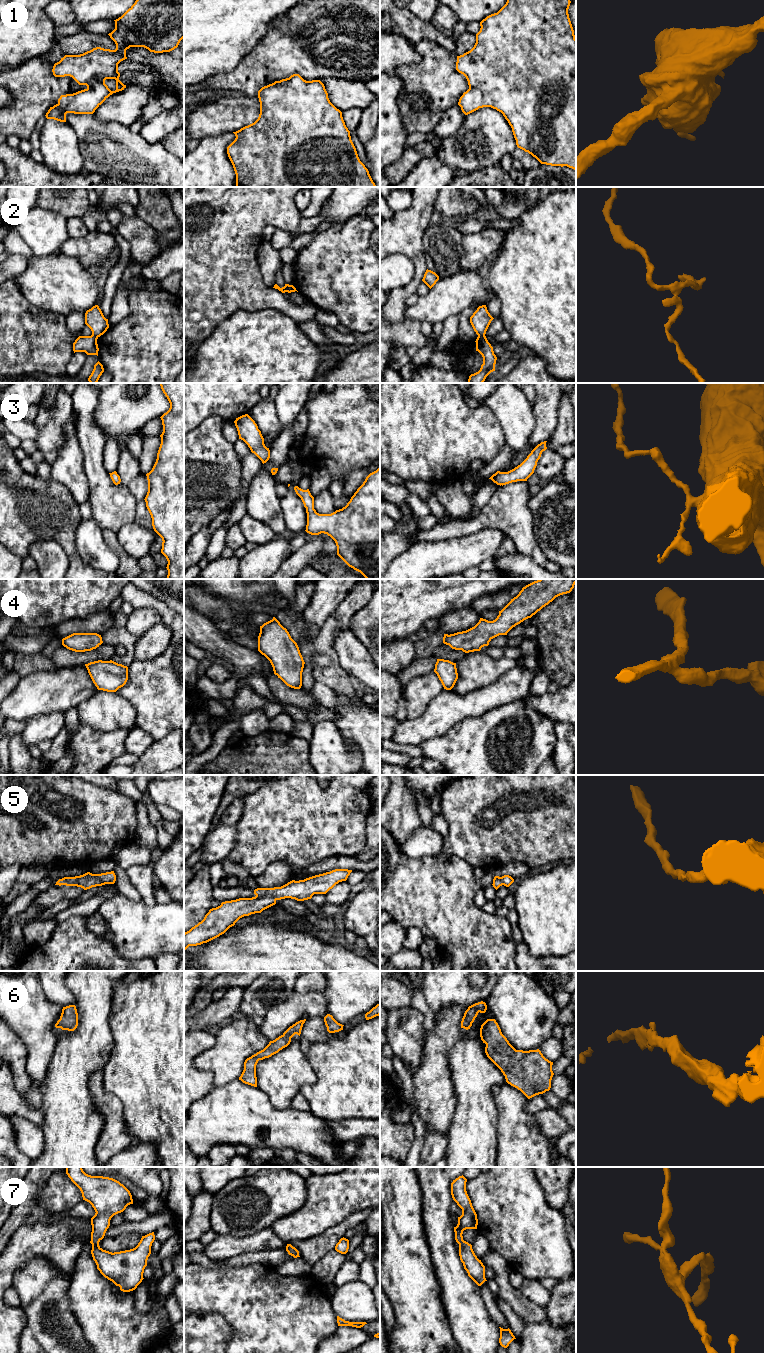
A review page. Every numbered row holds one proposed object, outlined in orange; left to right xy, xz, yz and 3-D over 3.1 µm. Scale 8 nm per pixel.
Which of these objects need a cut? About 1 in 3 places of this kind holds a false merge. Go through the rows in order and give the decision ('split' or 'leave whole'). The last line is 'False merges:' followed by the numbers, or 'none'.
1: leave whole
2: split
3: leave whole
4: leave whole
5: leave whole
6: leave whole
7: leave whole
False merges: 2

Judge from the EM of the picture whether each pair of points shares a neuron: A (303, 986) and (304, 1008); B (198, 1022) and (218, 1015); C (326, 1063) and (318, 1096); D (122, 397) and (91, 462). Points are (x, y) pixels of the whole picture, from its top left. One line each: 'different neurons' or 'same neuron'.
A: different neurons
B: same neuron
C: same neuron
D: different neurons

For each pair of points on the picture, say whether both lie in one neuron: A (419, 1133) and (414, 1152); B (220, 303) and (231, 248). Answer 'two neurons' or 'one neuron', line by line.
A: one neuron
B: one neuron

